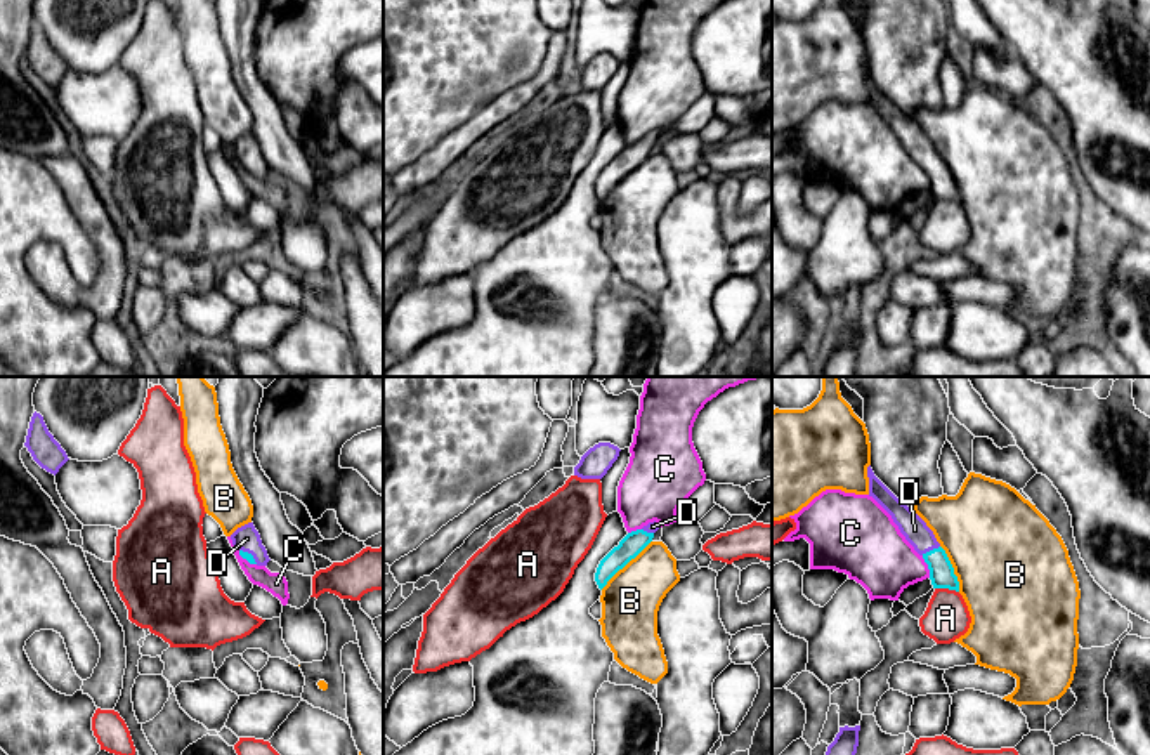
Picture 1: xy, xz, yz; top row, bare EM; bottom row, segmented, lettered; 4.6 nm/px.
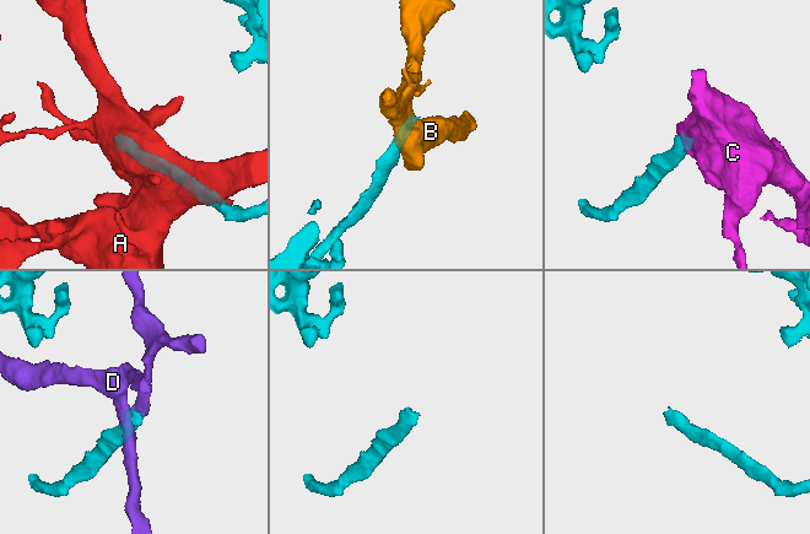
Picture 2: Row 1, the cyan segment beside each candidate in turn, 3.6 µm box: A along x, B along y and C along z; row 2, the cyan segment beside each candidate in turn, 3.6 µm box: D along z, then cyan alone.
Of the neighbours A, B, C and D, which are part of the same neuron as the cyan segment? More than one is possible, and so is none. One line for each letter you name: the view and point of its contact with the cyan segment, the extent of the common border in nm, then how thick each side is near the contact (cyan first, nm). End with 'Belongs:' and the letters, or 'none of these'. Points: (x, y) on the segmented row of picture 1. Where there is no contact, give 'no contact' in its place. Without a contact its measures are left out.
D: meets cyan in yz at (930, 551); contact 100 nm long; 110 nm thick on the cyan side, 120 nm on the other
Belongs: D

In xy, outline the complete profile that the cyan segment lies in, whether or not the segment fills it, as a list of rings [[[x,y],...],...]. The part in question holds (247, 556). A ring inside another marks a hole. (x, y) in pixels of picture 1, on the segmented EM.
[[[253,522],[238,528],[231,535],[231,540],[232,545],[239,550],[239,555],[246,559],[250,564],[267,566],[267,562],[271,561]]]

